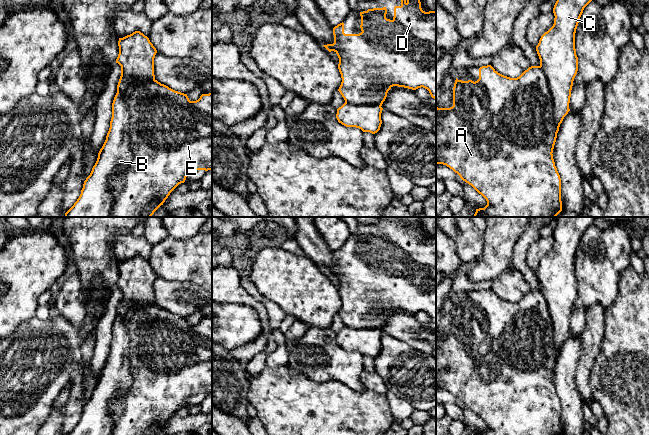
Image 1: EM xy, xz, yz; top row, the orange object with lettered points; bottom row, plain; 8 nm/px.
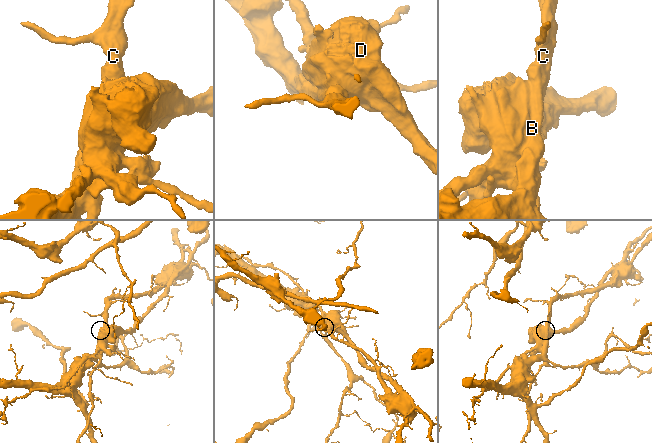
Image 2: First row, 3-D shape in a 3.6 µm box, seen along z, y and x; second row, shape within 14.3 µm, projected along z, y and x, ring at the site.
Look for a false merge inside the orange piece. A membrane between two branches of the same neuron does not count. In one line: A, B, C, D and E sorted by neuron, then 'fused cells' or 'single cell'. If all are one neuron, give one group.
A D E / B C; fused cells

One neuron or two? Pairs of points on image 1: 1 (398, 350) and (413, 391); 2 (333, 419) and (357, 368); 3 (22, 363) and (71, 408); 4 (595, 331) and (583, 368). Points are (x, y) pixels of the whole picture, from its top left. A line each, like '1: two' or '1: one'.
1: one
2: two
3: one
4: one

